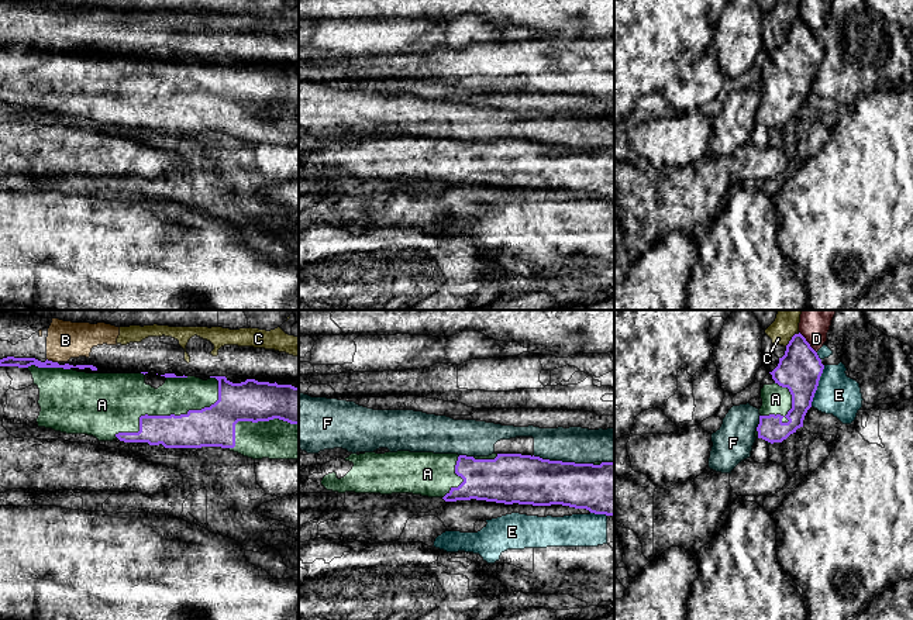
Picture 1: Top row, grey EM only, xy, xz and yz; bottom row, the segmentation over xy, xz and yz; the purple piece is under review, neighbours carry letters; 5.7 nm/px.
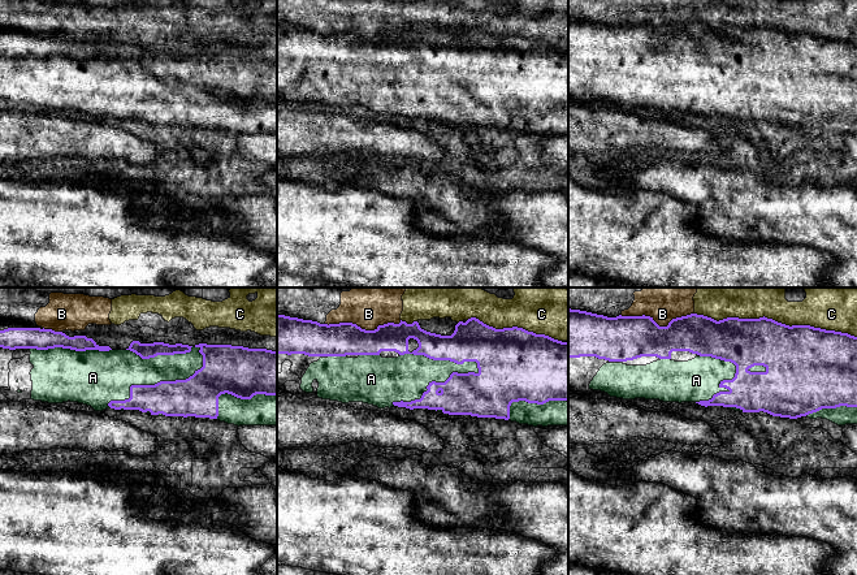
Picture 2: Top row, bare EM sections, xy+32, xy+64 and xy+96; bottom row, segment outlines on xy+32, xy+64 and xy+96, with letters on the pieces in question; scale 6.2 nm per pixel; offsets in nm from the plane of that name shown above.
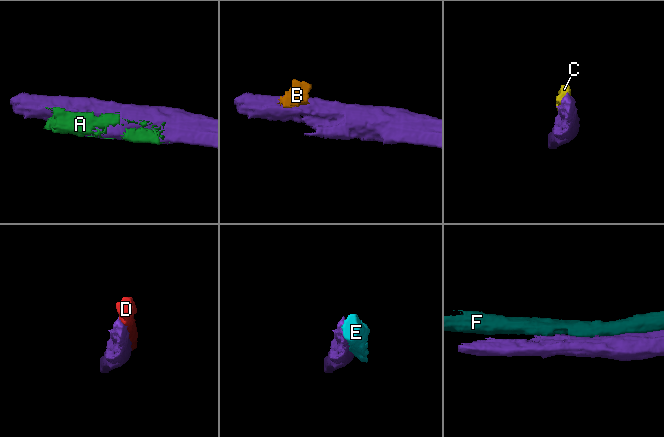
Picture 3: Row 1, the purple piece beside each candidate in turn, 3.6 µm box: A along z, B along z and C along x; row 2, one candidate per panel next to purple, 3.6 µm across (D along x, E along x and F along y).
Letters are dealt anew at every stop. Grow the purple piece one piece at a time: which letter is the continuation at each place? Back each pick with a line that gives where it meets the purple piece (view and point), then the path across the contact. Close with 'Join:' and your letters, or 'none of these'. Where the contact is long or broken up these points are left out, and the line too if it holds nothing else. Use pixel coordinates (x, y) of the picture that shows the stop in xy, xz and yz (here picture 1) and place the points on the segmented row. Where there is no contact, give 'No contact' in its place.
A: Touches purple at xy (171, 414)
Join: A

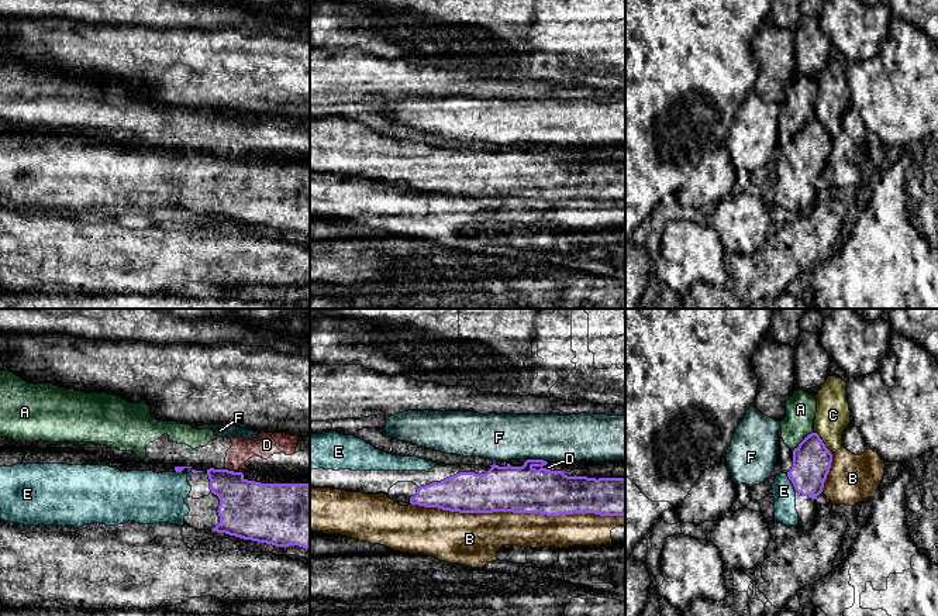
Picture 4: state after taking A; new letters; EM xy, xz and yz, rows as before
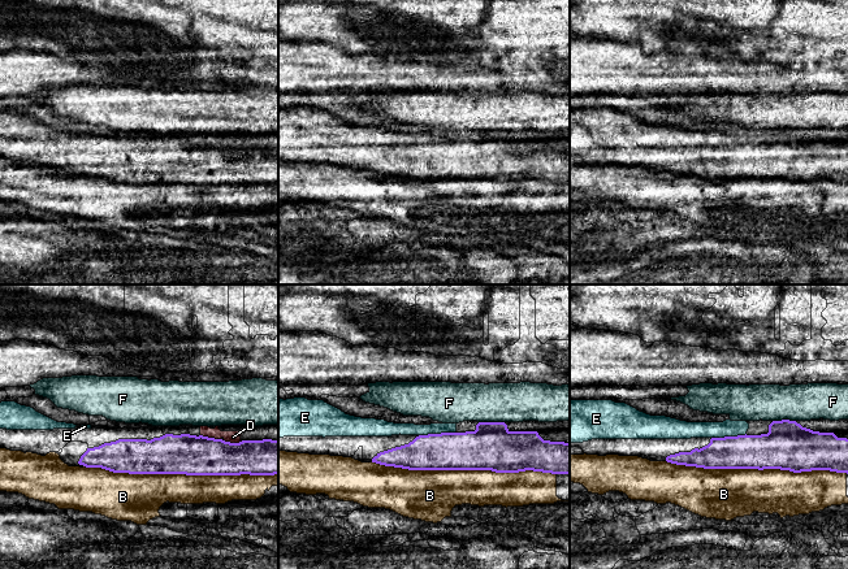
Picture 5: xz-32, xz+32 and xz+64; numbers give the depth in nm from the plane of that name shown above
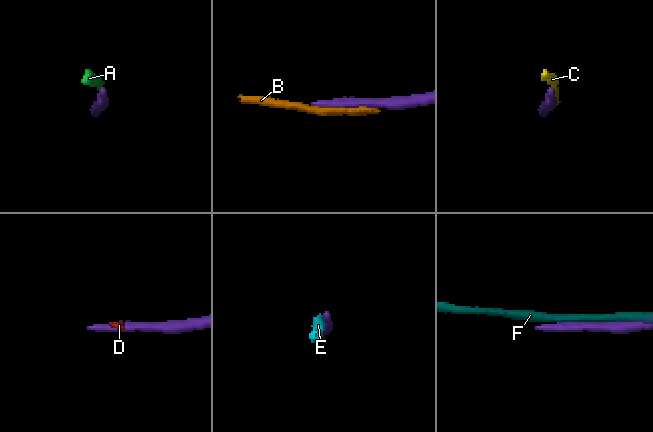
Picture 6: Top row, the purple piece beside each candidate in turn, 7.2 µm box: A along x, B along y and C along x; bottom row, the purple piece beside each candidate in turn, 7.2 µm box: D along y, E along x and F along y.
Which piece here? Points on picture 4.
E: Touches purple at yz (790, 479). Path across: yz (811, 460), (790, 479), (783, 487), (783, 491)
Join: E

